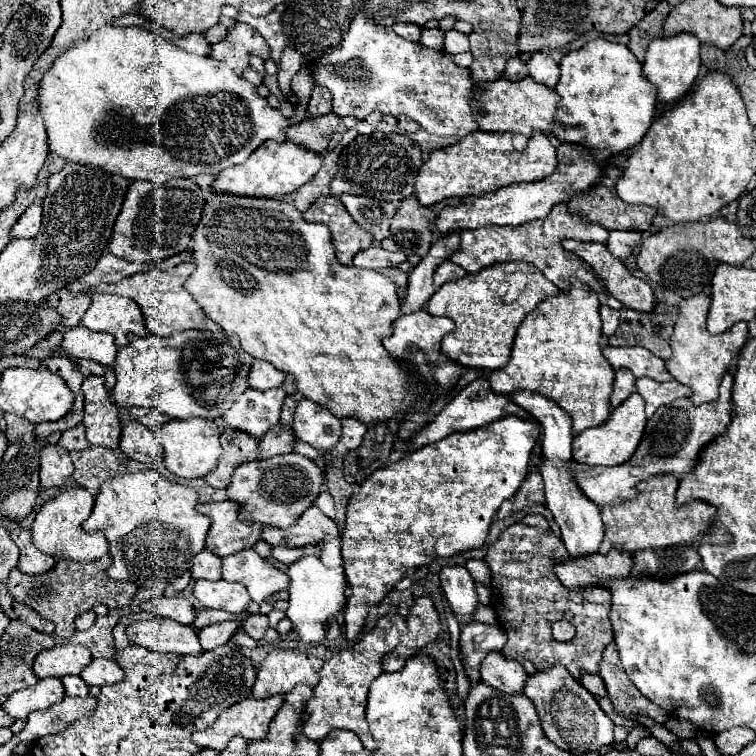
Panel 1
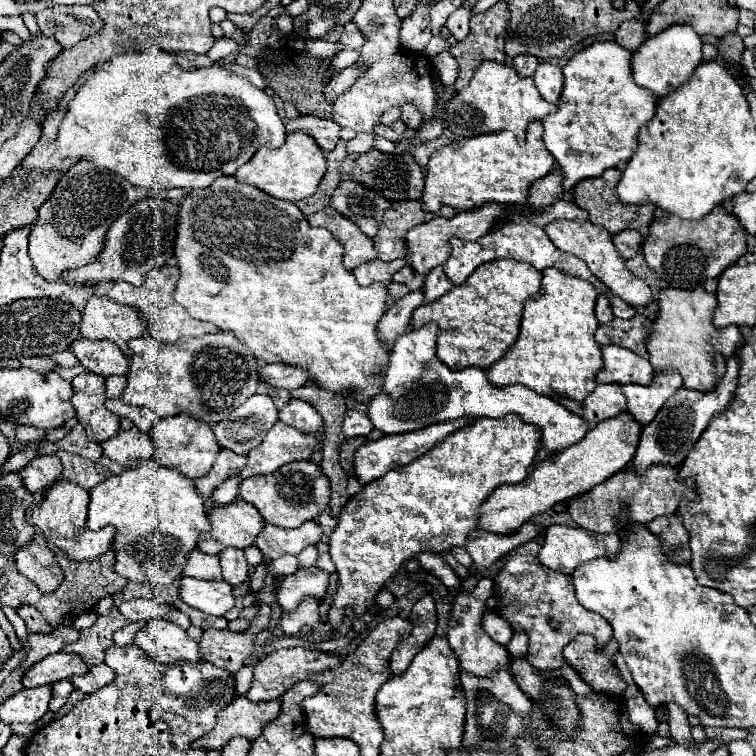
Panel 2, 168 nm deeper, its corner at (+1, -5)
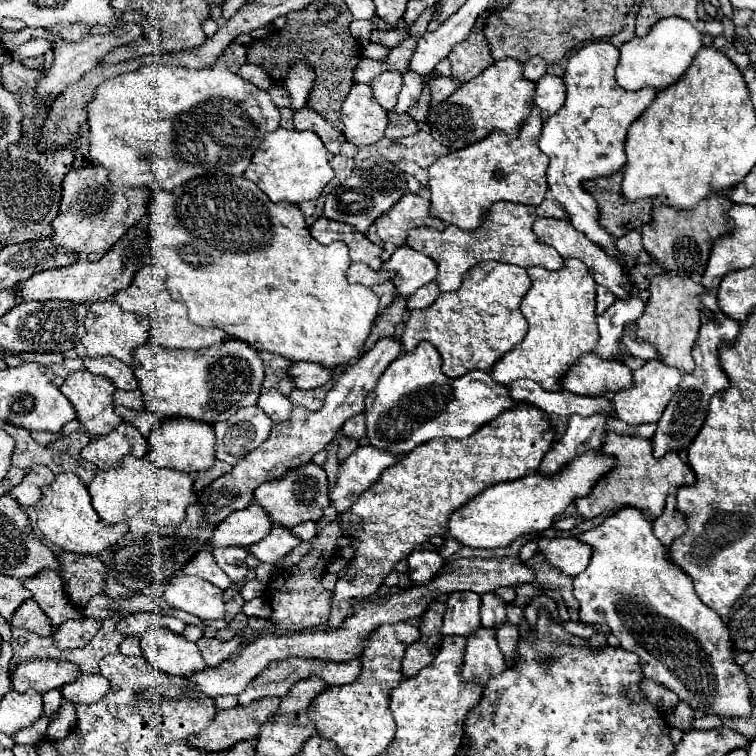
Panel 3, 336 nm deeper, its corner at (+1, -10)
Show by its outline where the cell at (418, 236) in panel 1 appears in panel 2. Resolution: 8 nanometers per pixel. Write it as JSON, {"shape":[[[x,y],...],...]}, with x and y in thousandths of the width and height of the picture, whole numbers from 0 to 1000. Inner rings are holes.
{"shape":[[[540,263],[540,266],[519,269],[519,276],[508,282],[508,290],[495,313],[500,340],[505,345],[521,345],[534,340],[534,308],[569,290],[571,284],[558,279],[556,266]]]}

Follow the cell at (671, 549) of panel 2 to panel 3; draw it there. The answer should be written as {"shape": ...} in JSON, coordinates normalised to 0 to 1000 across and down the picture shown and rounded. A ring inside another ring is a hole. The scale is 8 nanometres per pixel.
{"shape":[[[886,651],[884,661],[881,661],[881,675],[876,677],[876,683],[870,683],[862,690],[865,706],[868,712],[884,725],[899,706],[905,706],[907,693],[905,693],[905,680],[894,672],[894,659],[892,651]]]}

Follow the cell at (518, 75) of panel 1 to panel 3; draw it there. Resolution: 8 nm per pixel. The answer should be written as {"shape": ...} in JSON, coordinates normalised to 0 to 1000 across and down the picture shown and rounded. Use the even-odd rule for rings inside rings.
{"shape":[[[712,74],[701,77],[696,85],[693,85],[693,101],[704,108],[712,108],[717,101],[722,98],[722,82]]]}

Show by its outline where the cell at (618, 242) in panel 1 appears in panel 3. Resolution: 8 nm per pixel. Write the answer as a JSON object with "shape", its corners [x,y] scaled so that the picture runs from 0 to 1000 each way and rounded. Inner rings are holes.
{"shape":[[[836,304],[828,312],[817,315],[812,323],[815,323],[815,328],[817,328],[817,333],[823,339],[831,339],[831,341],[836,341],[841,347],[862,347],[862,341],[852,333],[847,307],[841,307],[841,304]]]}

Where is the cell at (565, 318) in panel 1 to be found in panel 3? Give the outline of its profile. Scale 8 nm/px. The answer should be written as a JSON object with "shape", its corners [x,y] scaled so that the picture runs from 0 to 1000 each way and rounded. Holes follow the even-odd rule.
{"shape":[[[746,344],[749,352],[743,357],[728,360],[714,352],[698,354],[704,368],[704,381],[693,392],[688,410],[698,426],[696,447],[680,458],[677,466],[667,468],[651,487],[648,497],[653,505],[672,511],[683,503],[701,500],[712,505],[720,516],[741,519],[746,516],[743,500],[746,495],[762,484],[762,479],[783,466],[791,452],[791,431],[788,431],[788,373],[780,365],[778,354],[767,344]]]}

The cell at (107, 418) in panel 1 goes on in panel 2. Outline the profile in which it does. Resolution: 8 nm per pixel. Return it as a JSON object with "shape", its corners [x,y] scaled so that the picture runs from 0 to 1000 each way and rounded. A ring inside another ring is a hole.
{"shape":[[[106,493],[95,501],[95,536],[101,541],[101,554],[111,562],[116,581],[124,586],[138,586],[156,573],[156,557],[151,546],[140,541],[138,499],[124,493]]]}

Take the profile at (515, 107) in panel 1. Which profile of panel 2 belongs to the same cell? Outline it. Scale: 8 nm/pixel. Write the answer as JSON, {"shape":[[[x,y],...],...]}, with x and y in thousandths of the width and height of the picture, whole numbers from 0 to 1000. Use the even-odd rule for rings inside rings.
{"shape":[[[640,81],[630,97],[624,99],[622,110],[603,123],[590,139],[590,163],[593,171],[601,176],[603,184],[611,181],[630,181],[651,173],[675,171],[683,184],[690,189],[696,184],[696,168],[704,157],[717,157],[720,152],[735,147],[735,139],[720,134],[712,126],[706,104],[688,102],[675,83],[656,83]]]}

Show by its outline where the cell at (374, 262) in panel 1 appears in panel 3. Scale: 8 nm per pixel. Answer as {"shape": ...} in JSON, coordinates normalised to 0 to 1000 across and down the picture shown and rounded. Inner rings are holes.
{"shape":[[[466,349],[460,357],[460,370],[471,376],[481,376],[481,378],[497,378],[516,368],[519,368],[519,357],[511,357],[511,354],[492,357],[484,349]]]}

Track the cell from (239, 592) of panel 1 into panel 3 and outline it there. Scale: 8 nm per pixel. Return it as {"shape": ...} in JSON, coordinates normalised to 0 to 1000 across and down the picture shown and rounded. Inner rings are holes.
{"shape":[[[235,759],[220,772],[217,791],[230,804],[251,810],[265,820],[296,817],[294,780],[267,765]]]}

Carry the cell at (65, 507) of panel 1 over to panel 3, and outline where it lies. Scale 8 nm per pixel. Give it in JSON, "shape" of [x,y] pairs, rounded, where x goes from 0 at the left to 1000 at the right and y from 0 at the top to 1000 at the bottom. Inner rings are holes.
{"shape":[[[95,624],[77,627],[69,640],[58,643],[56,659],[48,664],[48,680],[50,680],[48,688],[50,701],[58,706],[61,714],[66,714],[69,720],[79,722],[87,730],[101,730],[111,735],[127,735],[138,730],[169,704],[167,690],[146,693],[146,696],[138,696],[132,690],[130,680],[119,667],[119,653],[114,648],[114,640],[106,632],[101,632],[101,627]]]}

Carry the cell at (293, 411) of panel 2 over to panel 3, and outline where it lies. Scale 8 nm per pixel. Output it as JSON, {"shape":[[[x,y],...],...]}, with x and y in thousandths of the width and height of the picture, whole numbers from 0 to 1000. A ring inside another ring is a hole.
{"shape":[[[352,516],[341,526],[341,537],[362,556],[362,558],[376,558],[386,548],[386,532],[373,524],[365,516]]]}

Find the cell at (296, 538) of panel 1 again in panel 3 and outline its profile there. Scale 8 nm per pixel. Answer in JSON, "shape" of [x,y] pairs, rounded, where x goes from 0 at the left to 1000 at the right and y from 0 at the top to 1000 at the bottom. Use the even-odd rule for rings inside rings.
{"shape":[[[360,696],[357,706],[333,720],[328,728],[344,741],[344,743],[354,743],[354,746],[368,746],[386,725],[392,725],[399,714],[394,709],[389,709],[381,698],[376,696]]]}

